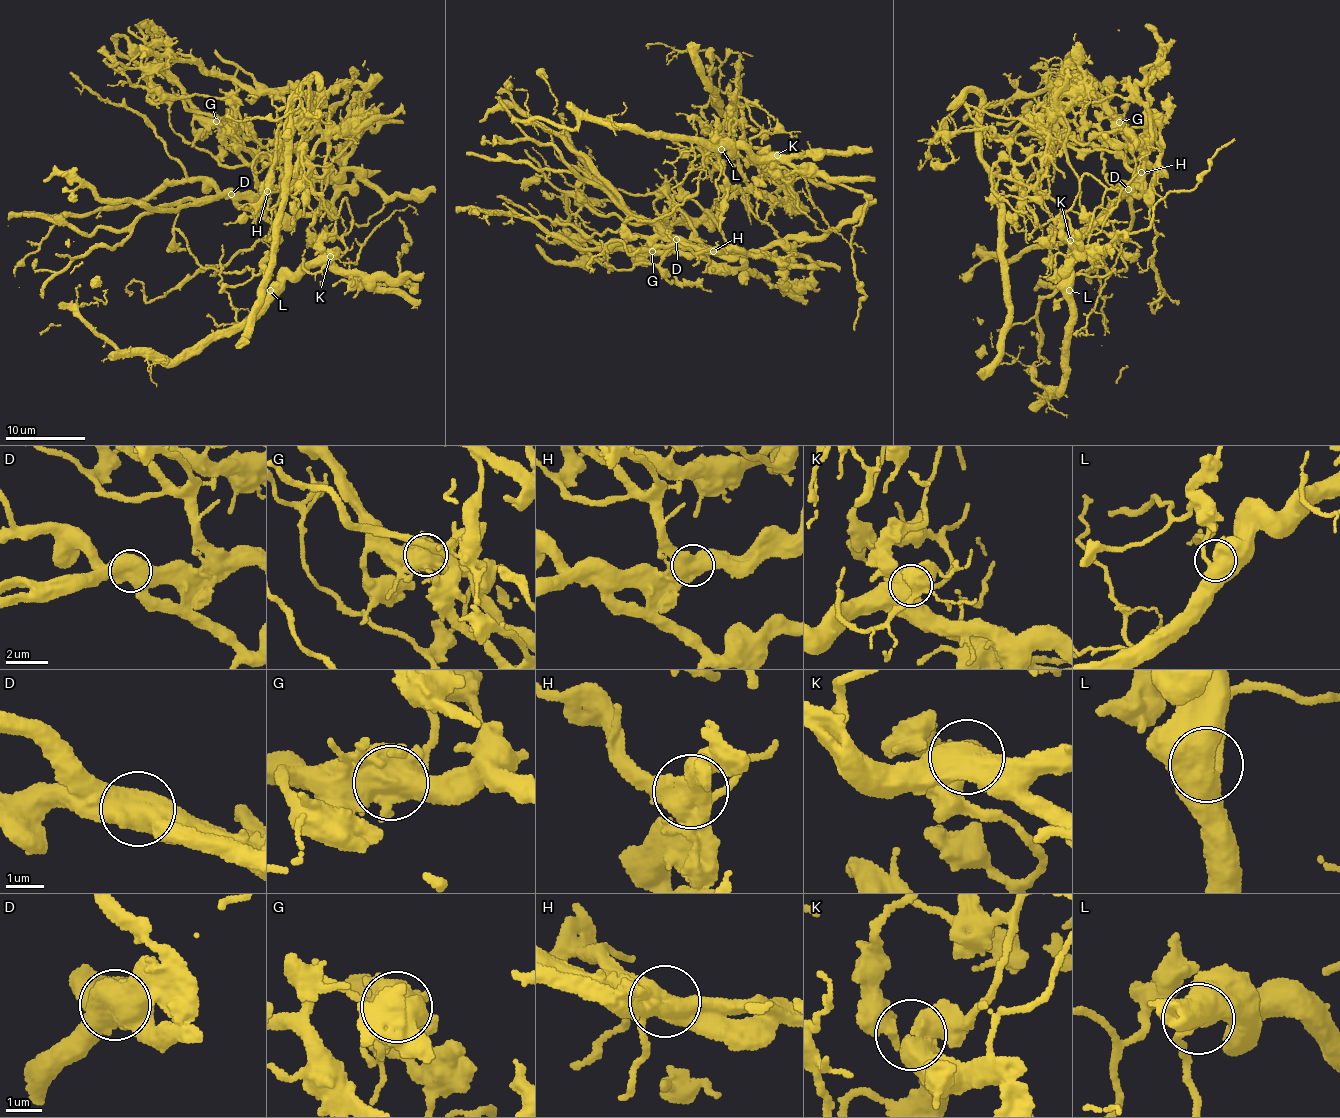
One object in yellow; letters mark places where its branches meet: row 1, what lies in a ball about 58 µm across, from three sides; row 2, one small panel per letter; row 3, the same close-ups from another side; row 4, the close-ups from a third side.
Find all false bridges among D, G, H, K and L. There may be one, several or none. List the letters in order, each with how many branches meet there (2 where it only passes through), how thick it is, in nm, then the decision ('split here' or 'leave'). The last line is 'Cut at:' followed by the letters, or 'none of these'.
D: 2 | 850 nm | split here
G: 5 | 800 nm | split here
H: 3 | 600 nm | split here
K: 2 | 600 nm | leave
L: 2 | 600 nm | leave
Cut at: D, G, H

